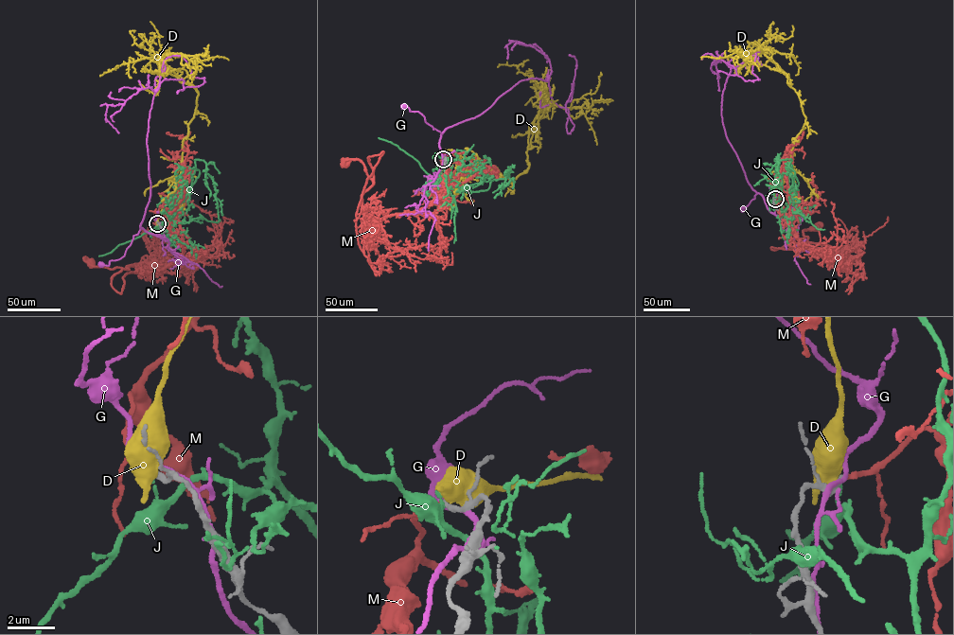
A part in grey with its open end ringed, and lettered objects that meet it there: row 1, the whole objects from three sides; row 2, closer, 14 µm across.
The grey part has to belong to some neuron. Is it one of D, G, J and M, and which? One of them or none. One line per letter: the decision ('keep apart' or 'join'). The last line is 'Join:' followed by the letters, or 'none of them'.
D: keep apart
G: keep apart
J: keep apart
M: join
Join: M

